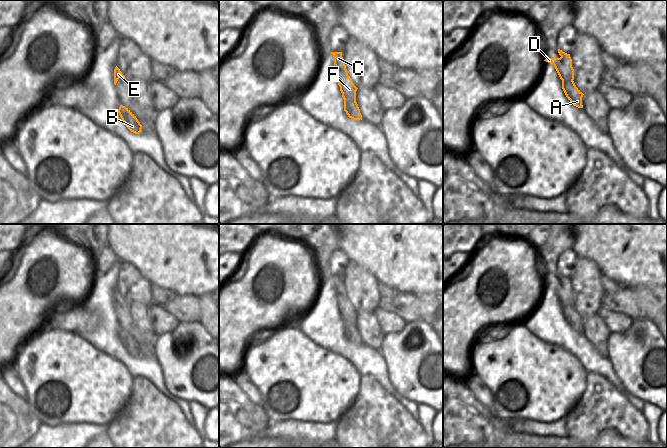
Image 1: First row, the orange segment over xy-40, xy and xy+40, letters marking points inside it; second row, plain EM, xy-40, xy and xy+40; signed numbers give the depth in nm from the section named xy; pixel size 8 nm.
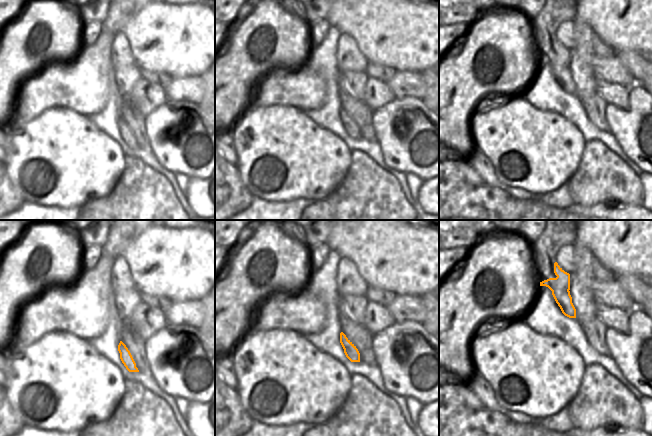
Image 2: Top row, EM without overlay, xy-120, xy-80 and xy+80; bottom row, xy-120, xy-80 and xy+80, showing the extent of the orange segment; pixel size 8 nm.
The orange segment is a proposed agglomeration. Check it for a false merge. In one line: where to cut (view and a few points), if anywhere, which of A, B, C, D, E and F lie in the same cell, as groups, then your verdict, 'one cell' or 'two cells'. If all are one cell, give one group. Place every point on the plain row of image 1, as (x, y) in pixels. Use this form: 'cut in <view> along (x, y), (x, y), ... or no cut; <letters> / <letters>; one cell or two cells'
no cut; A B C D E F; one cell

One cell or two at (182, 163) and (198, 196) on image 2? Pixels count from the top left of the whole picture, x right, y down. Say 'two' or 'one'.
two

